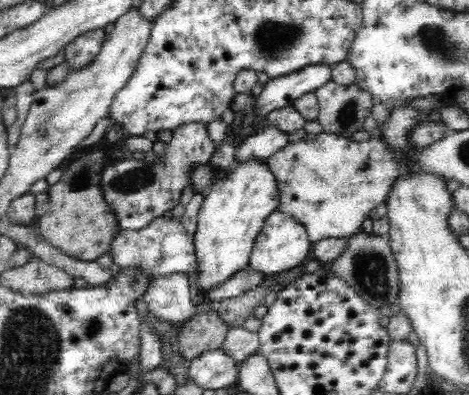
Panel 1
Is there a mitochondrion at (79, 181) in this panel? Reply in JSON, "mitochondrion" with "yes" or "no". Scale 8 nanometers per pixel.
{"mitochondrion":"yes"}

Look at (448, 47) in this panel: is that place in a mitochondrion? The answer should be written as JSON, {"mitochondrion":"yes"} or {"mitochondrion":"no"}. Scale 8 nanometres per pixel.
{"mitochondrion":"yes"}

